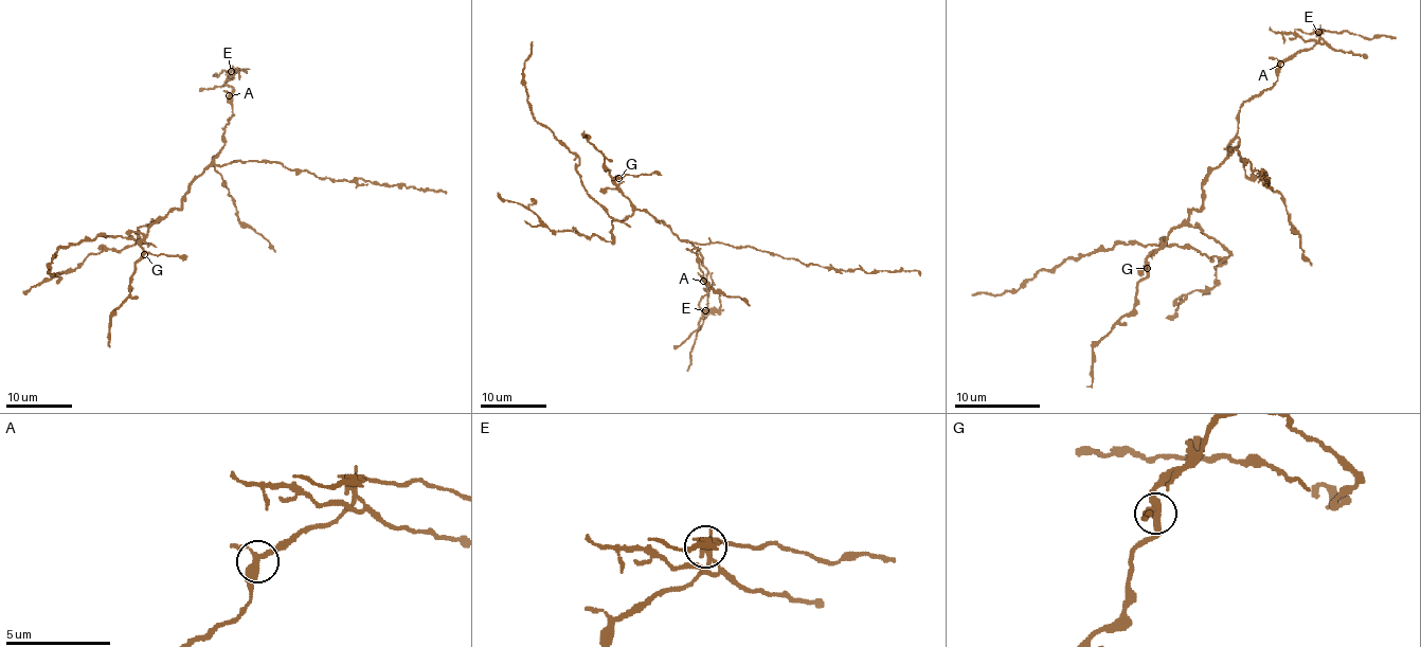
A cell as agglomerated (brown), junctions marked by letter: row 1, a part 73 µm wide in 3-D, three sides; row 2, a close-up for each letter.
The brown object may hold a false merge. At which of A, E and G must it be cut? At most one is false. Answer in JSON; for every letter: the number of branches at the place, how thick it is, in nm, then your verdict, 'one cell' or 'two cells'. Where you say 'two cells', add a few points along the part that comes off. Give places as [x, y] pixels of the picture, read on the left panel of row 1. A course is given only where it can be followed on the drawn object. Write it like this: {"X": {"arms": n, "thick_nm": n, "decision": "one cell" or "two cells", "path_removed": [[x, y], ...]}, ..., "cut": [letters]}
{"A": {"arms": 3, "thick_nm": 320, "decision": "one cell"}, "E": {"arms": 3, "thick_nm": 320, "decision": "two cells", "path_removed": [[231, 71], [212, 76]]}, "G": {"arms": 3, "thick_nm": 320, "decision": "one cell"}, "cut": ["E"]}

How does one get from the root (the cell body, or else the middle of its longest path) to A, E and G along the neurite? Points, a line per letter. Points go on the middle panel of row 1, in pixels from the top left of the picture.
A: (662, 221), (680, 239), (686, 239), (698, 248), (701, 265), (706, 269), (706, 280), (703, 281)
E: (662, 221), (680, 239), (698, 248), (706, 269), (706, 292), (700, 301), (705, 311)
G: (662, 221), (640, 211), (615, 182), (618, 178)

